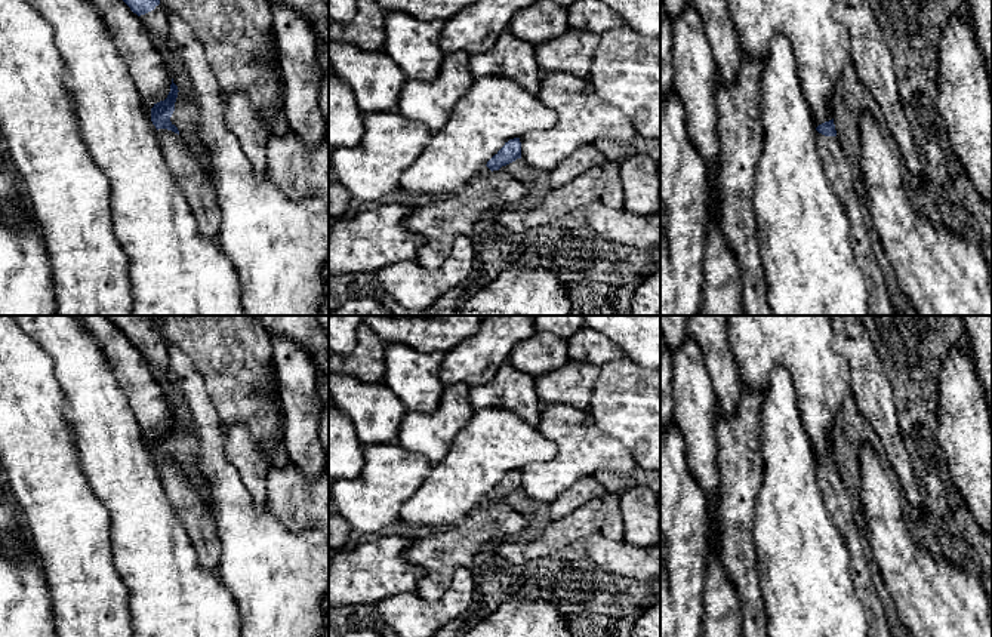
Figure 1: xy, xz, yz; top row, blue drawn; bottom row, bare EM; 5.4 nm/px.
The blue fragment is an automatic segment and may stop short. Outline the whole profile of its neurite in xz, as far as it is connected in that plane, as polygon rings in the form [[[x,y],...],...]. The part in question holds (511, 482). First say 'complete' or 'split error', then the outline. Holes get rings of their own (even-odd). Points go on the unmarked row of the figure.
complete; [[[514,470],[505,474],[505,477],[487,493],[486,498],[493,504],[515,493],[517,490],[521,490],[520,470]]]

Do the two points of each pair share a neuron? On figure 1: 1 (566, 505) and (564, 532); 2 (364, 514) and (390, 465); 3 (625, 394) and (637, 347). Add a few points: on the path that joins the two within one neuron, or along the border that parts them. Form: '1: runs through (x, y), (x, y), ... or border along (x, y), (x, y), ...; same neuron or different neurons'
1: border along (597, 498), (553, 520); different neurons
2: runs through (370, 502), (390, 477); same neuron
3: border along (625, 356), (644, 368); different neurons

